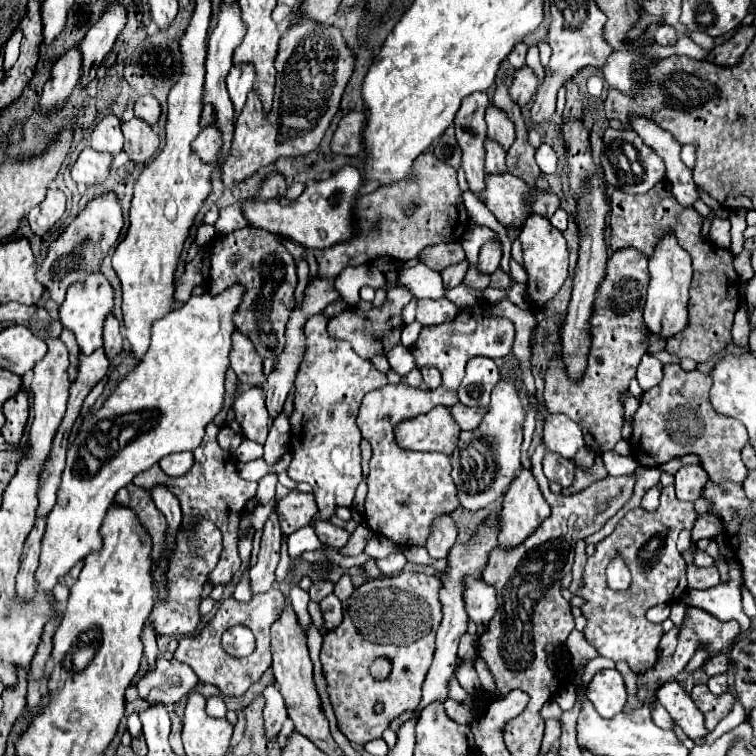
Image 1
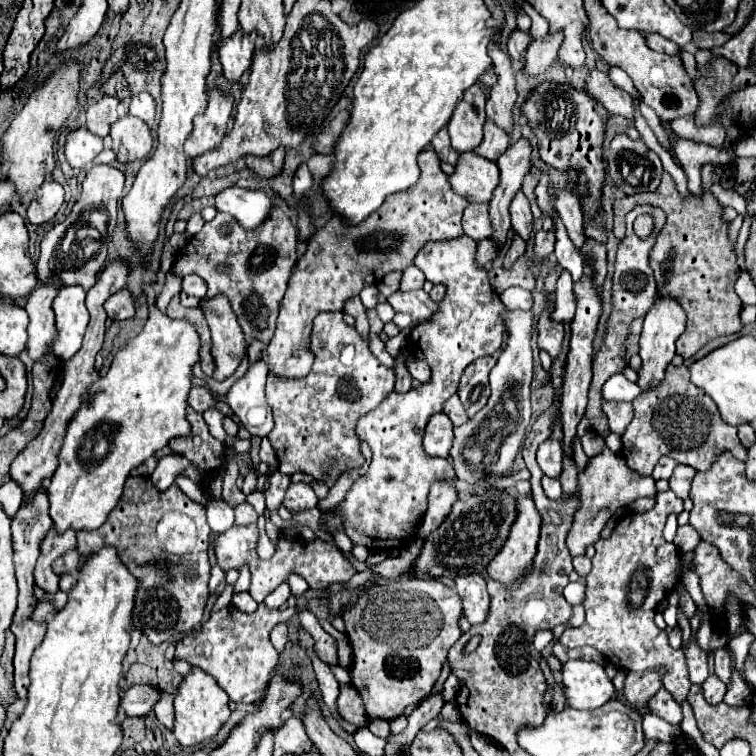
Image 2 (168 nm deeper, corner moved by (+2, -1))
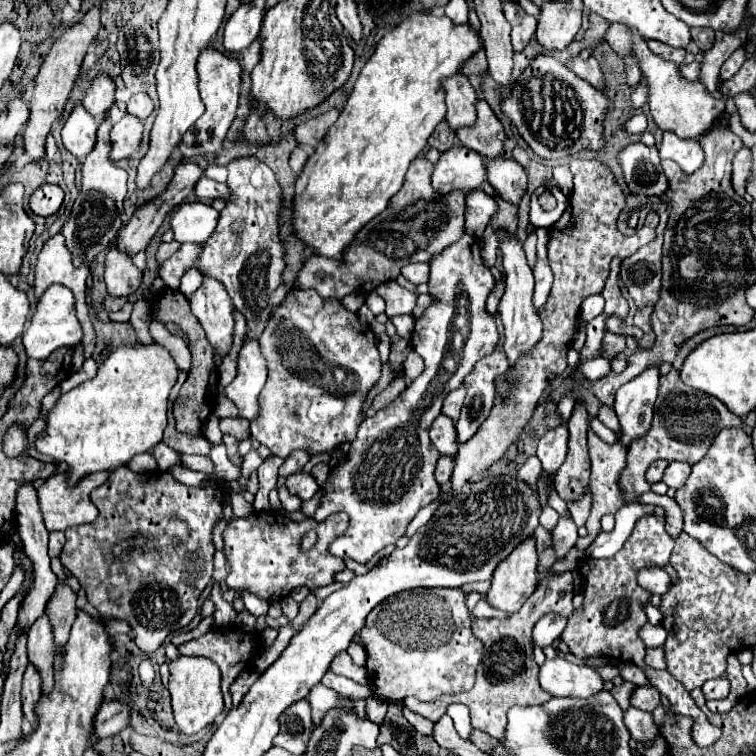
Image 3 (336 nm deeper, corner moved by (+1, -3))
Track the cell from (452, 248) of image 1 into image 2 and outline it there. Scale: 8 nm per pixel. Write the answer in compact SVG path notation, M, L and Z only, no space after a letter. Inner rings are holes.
M466 235L452 239L452 241L432 241L426 243L420 253L414 259L414 265L426 275L426 279L430 283L436 285L444 285L446 287L446 295L444 299L438 303L436 315L432 315L432 319L416 325L412 329L412 333L406 339L406 345L410 349L410 353L418 359L424 359L430 365L432 377L428 383L422 383L416 388L410 389L406 393L396 393L392 391L376 409L372 409L370 413L366 413L364 417L358 419L358 429L356 435L366 441L372 449L372 463L366 471L366 475L358 477L354 481L354 485L350 487L350 491L346 493L344 501L338 503L334 509L322 511L320 517L320 527L326 533L332 533L334 529L326 527L326 517L328 513L334 517L342 519L342 529L344 533L350 537L352 545L362 545L368 549L388 549L394 541L410 541L416 537L416 527L420 525L424 511L428 507L428 491L430 485L438 479L452 479L454 475L454 468L449 459L442 459L442 457L432 457L424 451L422 447L422 439L424 439L424 427L428 423L428 419L434 413L442 411L444 401L456 393L458 381L462 371L476 361L478 357L486 357L496 353L502 343L504 343L504 325L502 325L502 311L504 311L504 303L500 301L500 295L492 289L490 279L486 269L482 269L476 263L476 241L468 239Z

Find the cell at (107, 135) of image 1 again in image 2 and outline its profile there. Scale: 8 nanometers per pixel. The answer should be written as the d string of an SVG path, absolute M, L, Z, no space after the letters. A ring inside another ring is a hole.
M104 95L102 99L98 99L94 105L86 109L86 127L96 135L106 137L112 123L118 119L116 107L118 107L118 99L112 95Z

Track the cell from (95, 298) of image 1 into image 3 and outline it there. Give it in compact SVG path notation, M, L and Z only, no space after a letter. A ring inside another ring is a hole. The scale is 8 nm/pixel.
M51 285L47 293L37 303L37 309L27 323L27 329L23 333L23 345L27 351L27 357L31 359L47 359L55 349L59 347L75 347L83 341L83 329L75 313L75 297L73 291L65 285Z

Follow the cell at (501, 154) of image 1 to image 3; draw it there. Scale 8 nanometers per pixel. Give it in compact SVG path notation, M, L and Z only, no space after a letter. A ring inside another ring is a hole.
M481 99L477 103L477 125L473 129L457 129L457 139L471 151L487 159L495 159L503 153L505 129L487 101Z

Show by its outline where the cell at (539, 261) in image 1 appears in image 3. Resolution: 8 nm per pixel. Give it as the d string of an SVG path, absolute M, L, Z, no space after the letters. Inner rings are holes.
M497 157L487 163L487 181L499 193L499 197L511 205L519 205L527 191L527 173L513 161Z

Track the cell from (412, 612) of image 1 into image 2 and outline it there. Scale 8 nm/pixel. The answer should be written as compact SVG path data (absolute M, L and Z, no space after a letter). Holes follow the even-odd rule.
M396 579L384 585L368 587L356 605L344 611L342 619L354 651L354 665L350 667L352 685L360 691L370 719L394 719L402 715L408 705L418 705L434 687L440 677L442 663L446 661L448 649L460 639L462 631L458 619L462 615L460 595L434 579Z

